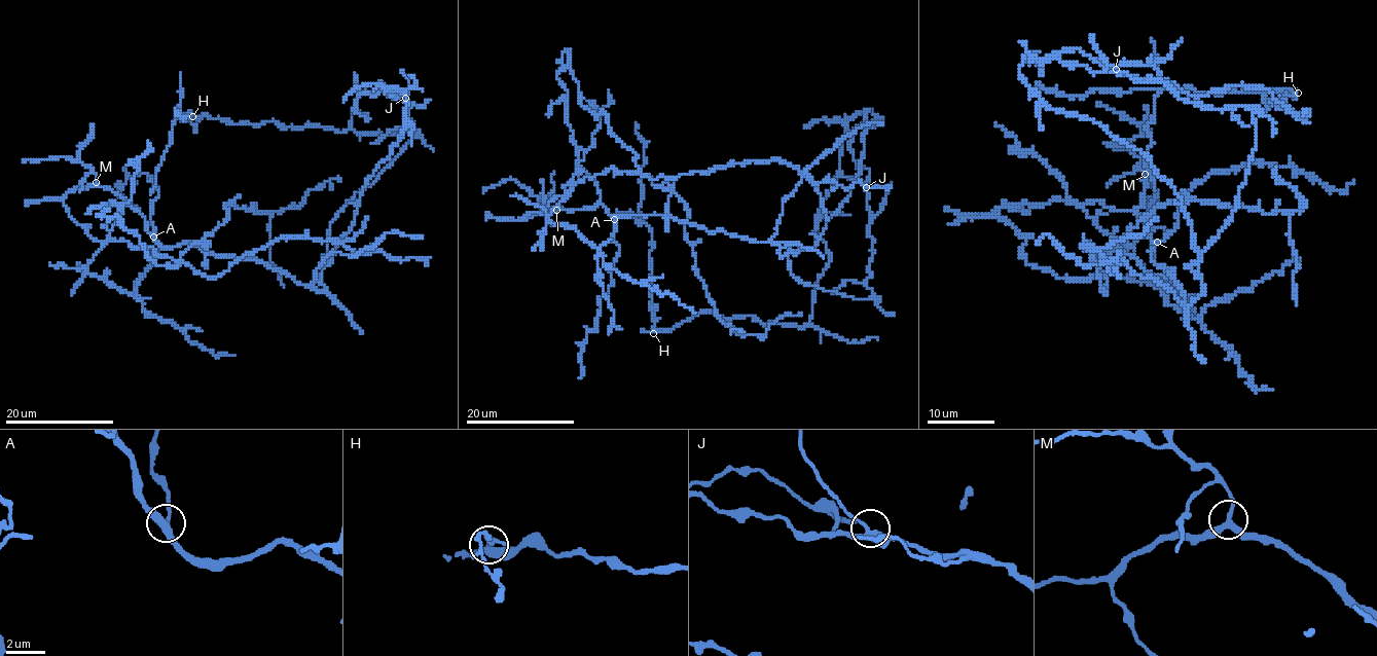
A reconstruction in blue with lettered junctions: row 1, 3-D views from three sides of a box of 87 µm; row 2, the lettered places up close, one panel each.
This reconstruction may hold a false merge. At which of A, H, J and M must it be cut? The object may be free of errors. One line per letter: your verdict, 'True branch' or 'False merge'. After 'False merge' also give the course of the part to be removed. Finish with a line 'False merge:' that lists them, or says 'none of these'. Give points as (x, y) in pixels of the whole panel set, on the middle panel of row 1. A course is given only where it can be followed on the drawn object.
A: True branch
H: False merge. Course of the part to remove: (654, 332), (650, 251), (654, 242), (651, 229), (639, 210), (641, 168), (646, 142), (637, 132), (635, 121)
J: True branch
M: True branch
False merge: H

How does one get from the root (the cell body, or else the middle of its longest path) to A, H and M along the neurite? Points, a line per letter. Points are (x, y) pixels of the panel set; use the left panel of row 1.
A: (360, 194), (318, 280), (325, 291), (260, 260), (186, 242), (161, 247), (153, 237)
H: (360, 194), (404, 134), (400, 88), (358, 94), (370, 119), (352, 111), (341, 132), (193, 116)
M: (360, 194), (318, 280), (326, 289), (317, 291), (260, 260), (186, 242), (161, 247), (138, 211), (96, 182)

